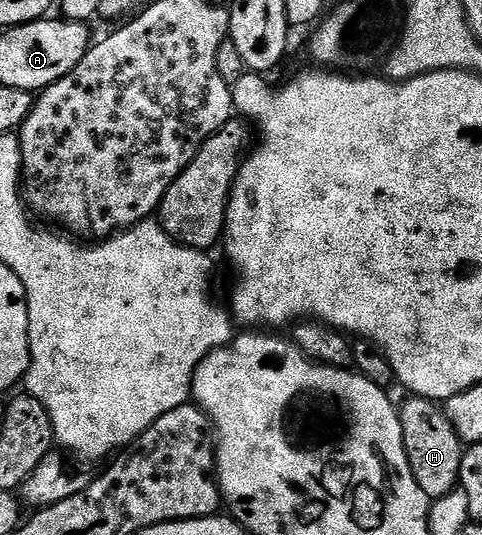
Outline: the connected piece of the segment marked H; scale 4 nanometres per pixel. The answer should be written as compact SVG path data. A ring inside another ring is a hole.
M417 397L407 400L406 404L401 404L398 413L404 429L404 449L408 453L416 485L420 485L420 489L424 489L424 493L433 501L452 493L459 486L458 474L464 444L452 429L445 410L435 400Z

